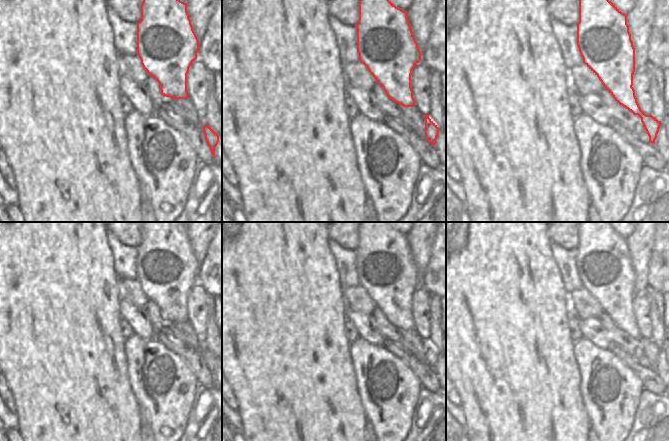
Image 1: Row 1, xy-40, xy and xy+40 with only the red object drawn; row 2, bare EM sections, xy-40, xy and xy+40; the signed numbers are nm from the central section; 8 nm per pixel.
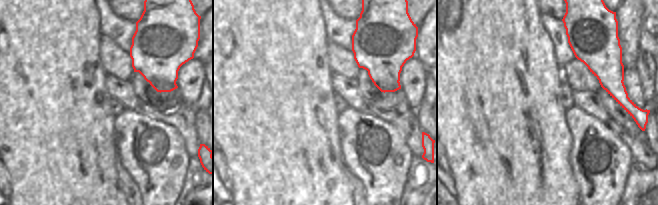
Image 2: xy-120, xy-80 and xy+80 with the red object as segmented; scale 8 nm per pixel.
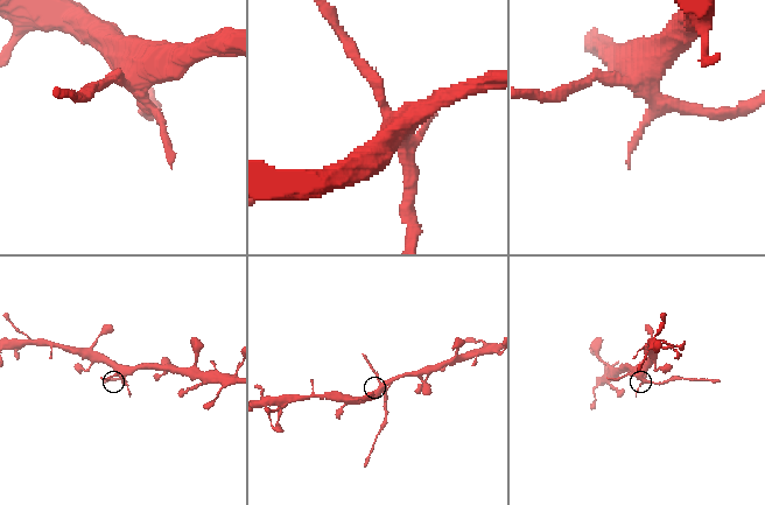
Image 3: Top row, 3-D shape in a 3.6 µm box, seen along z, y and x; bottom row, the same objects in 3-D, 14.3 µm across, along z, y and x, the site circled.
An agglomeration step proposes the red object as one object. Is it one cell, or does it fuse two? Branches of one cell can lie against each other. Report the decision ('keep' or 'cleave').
cleave

